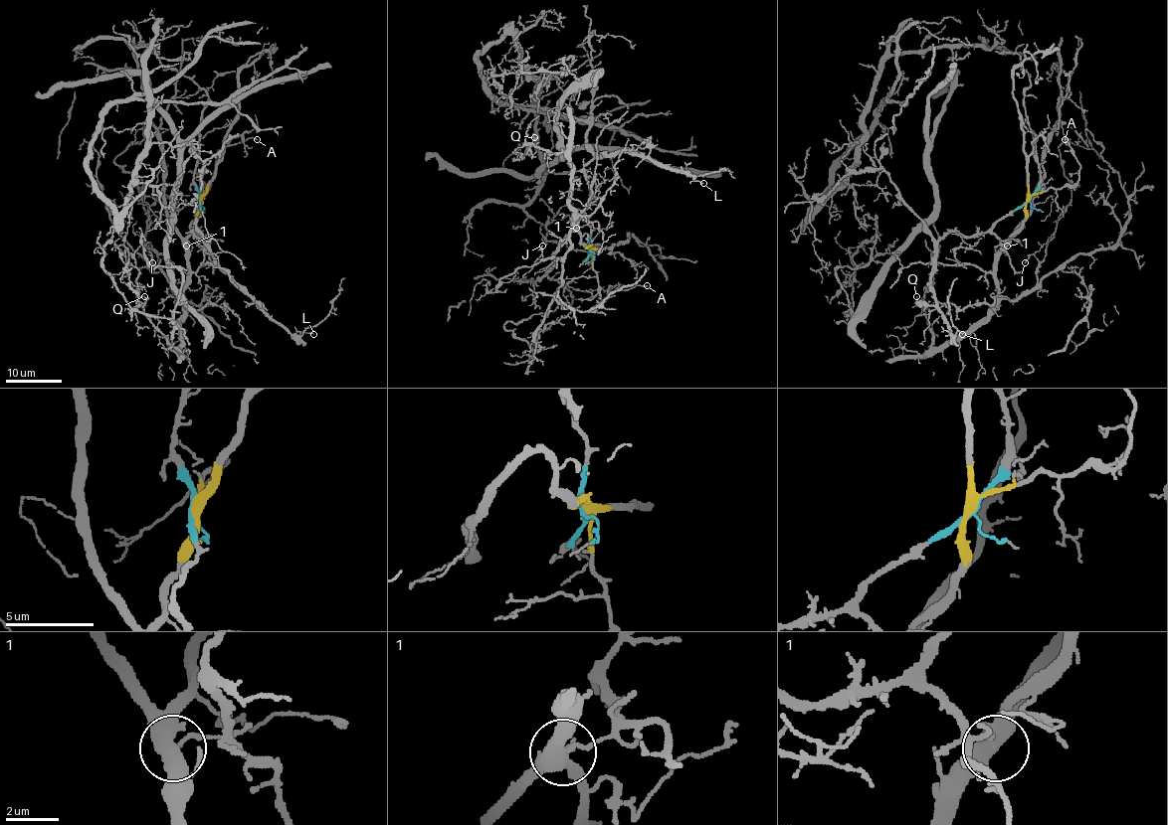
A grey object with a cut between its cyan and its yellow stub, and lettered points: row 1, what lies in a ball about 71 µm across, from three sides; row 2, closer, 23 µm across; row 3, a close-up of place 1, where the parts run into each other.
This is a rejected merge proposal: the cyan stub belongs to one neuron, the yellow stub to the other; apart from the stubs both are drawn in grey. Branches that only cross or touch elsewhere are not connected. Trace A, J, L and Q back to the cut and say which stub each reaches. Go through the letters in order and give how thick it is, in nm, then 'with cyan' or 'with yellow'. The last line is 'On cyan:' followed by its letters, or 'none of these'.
A: 140 nm thick; with yellow
J: 110 nm thick; with yellow
L: 140 nm thick; with cyan
Q: 130 nm thick; with yellow
On cyan: L

